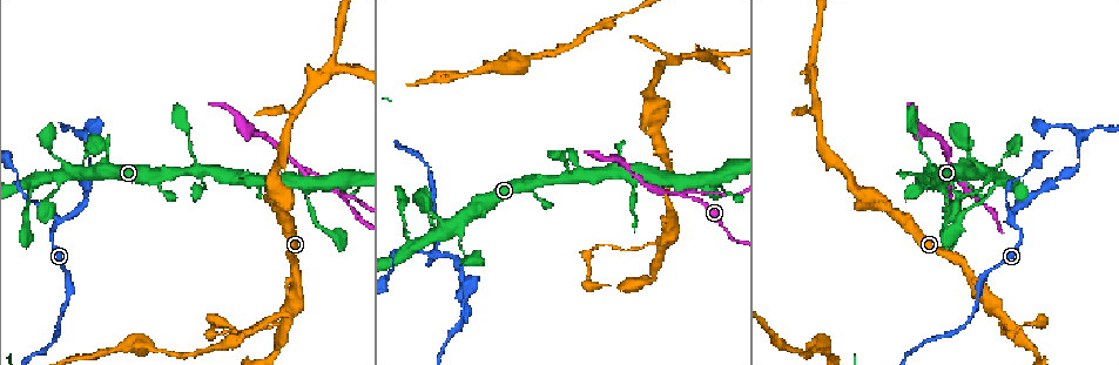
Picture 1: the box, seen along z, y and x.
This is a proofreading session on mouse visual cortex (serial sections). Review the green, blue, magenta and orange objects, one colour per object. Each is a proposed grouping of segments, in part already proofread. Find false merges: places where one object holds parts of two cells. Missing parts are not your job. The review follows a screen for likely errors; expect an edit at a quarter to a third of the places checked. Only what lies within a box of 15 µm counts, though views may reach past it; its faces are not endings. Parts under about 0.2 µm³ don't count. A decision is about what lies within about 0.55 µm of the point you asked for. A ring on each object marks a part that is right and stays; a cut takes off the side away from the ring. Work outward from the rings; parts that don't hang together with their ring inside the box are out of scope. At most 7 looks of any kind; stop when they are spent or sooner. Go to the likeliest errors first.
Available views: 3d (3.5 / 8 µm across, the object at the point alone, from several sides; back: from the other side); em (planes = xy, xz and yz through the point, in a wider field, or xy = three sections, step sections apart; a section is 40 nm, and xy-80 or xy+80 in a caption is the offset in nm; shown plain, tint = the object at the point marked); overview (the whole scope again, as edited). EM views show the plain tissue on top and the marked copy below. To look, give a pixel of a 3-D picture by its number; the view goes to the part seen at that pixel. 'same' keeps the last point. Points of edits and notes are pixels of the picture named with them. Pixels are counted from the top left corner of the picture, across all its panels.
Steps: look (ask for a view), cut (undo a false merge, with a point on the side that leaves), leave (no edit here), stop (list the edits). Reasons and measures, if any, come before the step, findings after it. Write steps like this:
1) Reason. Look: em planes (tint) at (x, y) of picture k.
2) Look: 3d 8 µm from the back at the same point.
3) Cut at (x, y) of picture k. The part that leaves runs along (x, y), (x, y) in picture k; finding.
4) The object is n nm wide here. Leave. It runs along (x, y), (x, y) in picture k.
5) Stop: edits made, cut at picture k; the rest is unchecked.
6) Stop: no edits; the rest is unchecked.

Sharp bend. Look: 3d 8 µm at (685, 196) of picture 1.

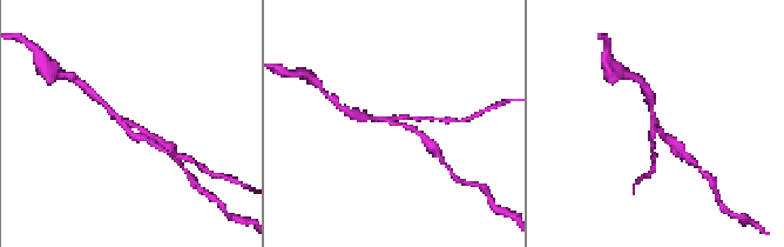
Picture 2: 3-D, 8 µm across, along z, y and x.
Need the tissue. Look: em xy step 2 (tint) at (656, 125) of picture 2.

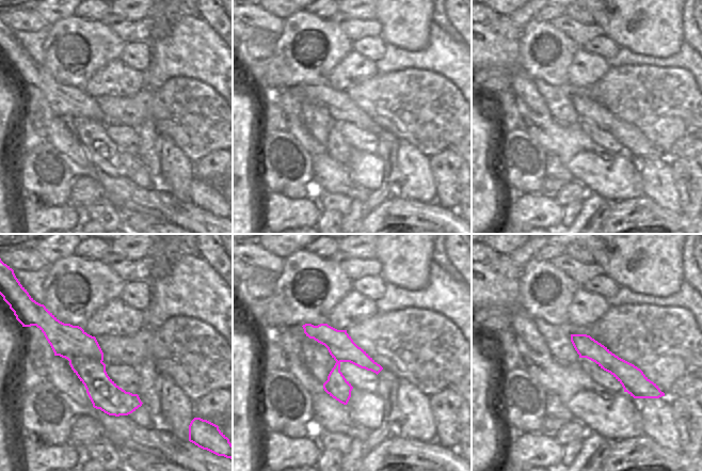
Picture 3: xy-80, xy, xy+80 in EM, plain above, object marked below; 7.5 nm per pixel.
Cut at (149, 141) of picture 2. A second cell is stuck on.

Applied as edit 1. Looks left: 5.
Three-way junction. Look: 3d 3.5 µm at (434, 255) of picture 1.

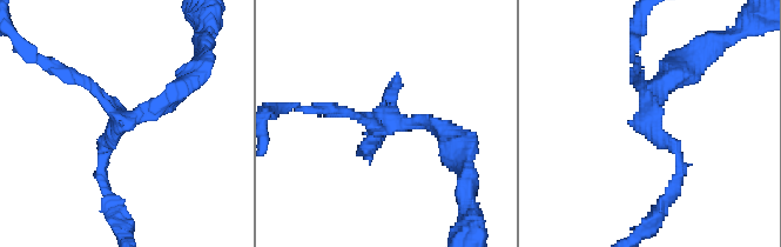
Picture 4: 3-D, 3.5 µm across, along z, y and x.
The arms are 150, 150, 200 nm wide. Leave. It runs along (102, 185), (113, 131), (184, 84) in picture 4; one cell here.

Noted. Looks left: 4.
Arms part here. Look: 3d 3.5 µm at (287, 321) of picture 1.

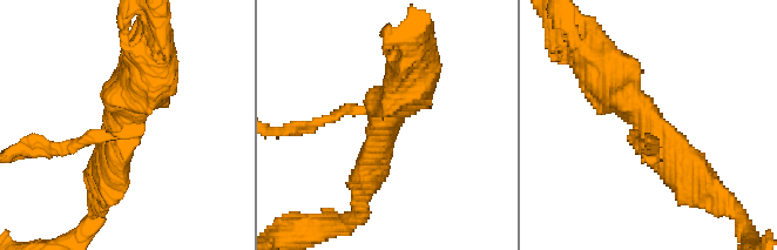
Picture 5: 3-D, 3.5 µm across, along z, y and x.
3 arms meet here; the arms are 150, 400, 600 nm wide; now the EM. Look: em planes (tint) at (125, 123) of picture 5.

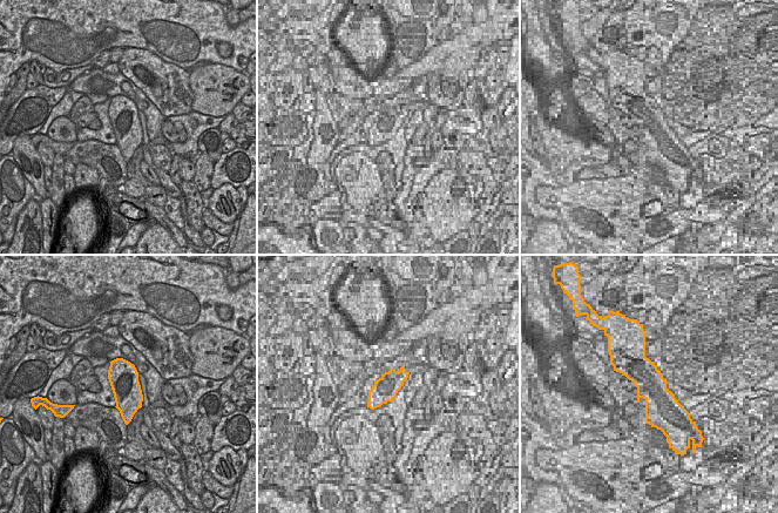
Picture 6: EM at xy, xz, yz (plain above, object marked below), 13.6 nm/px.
Leave. It runs along (598, 67), (643, 124), (697, 175) in picture 5; continuous, no second cell.

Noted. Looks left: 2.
Stop: edits made, cut at picture 2; the rest is unchecked.

